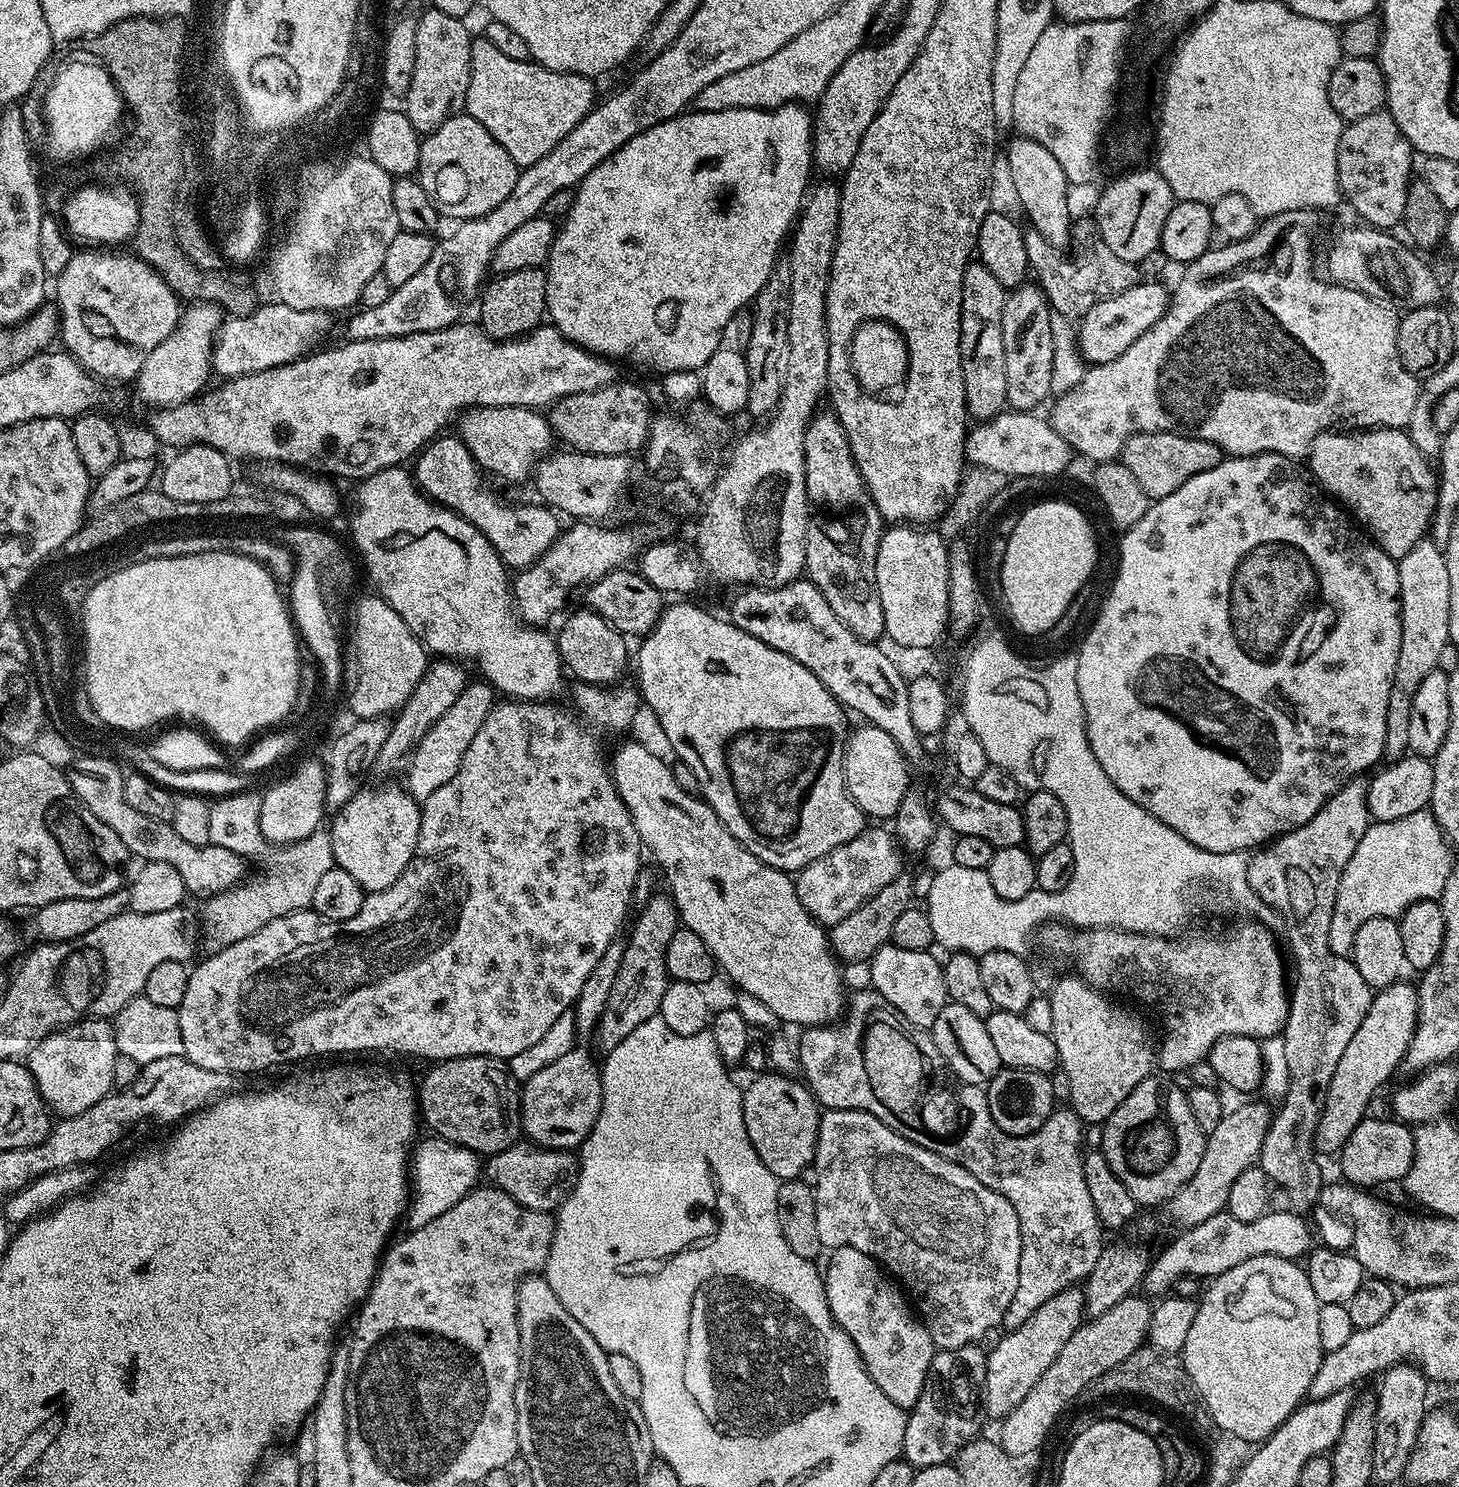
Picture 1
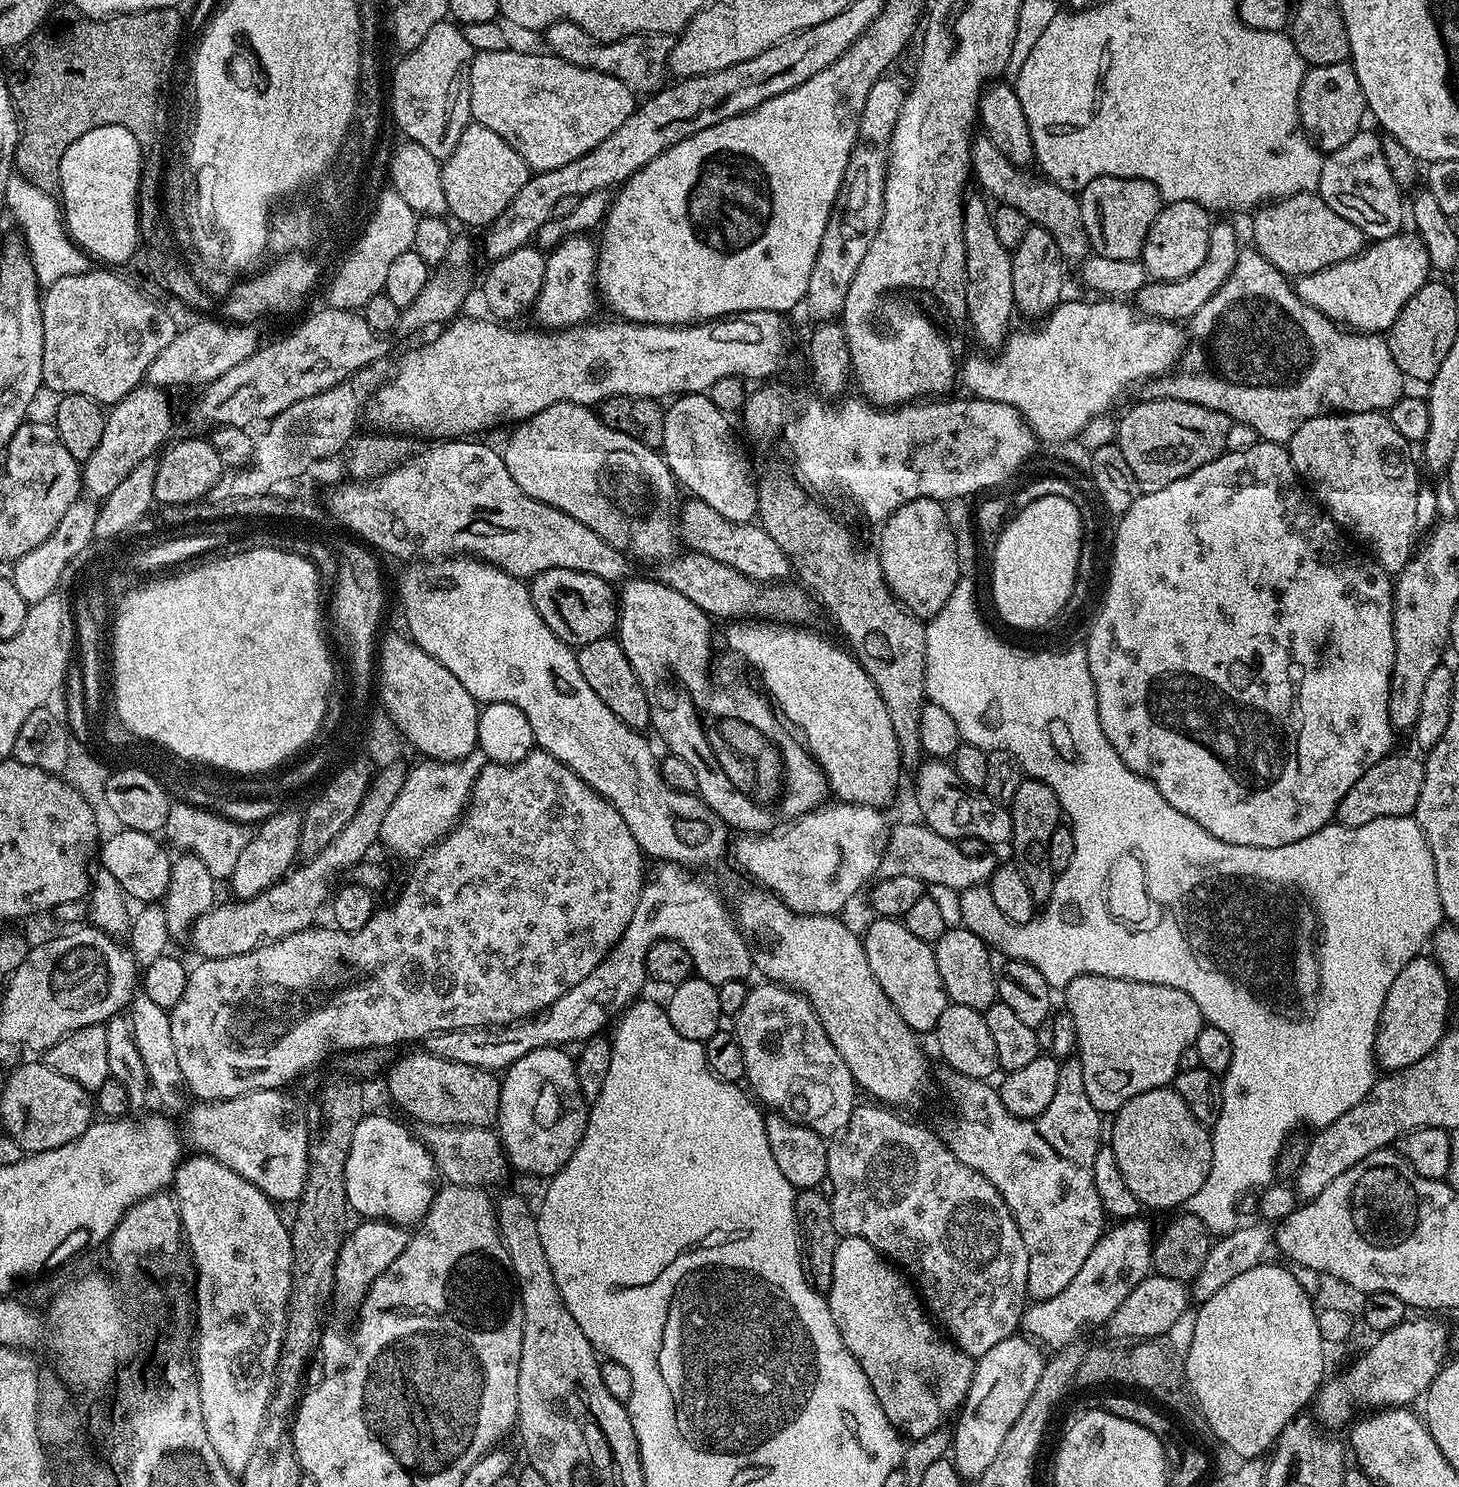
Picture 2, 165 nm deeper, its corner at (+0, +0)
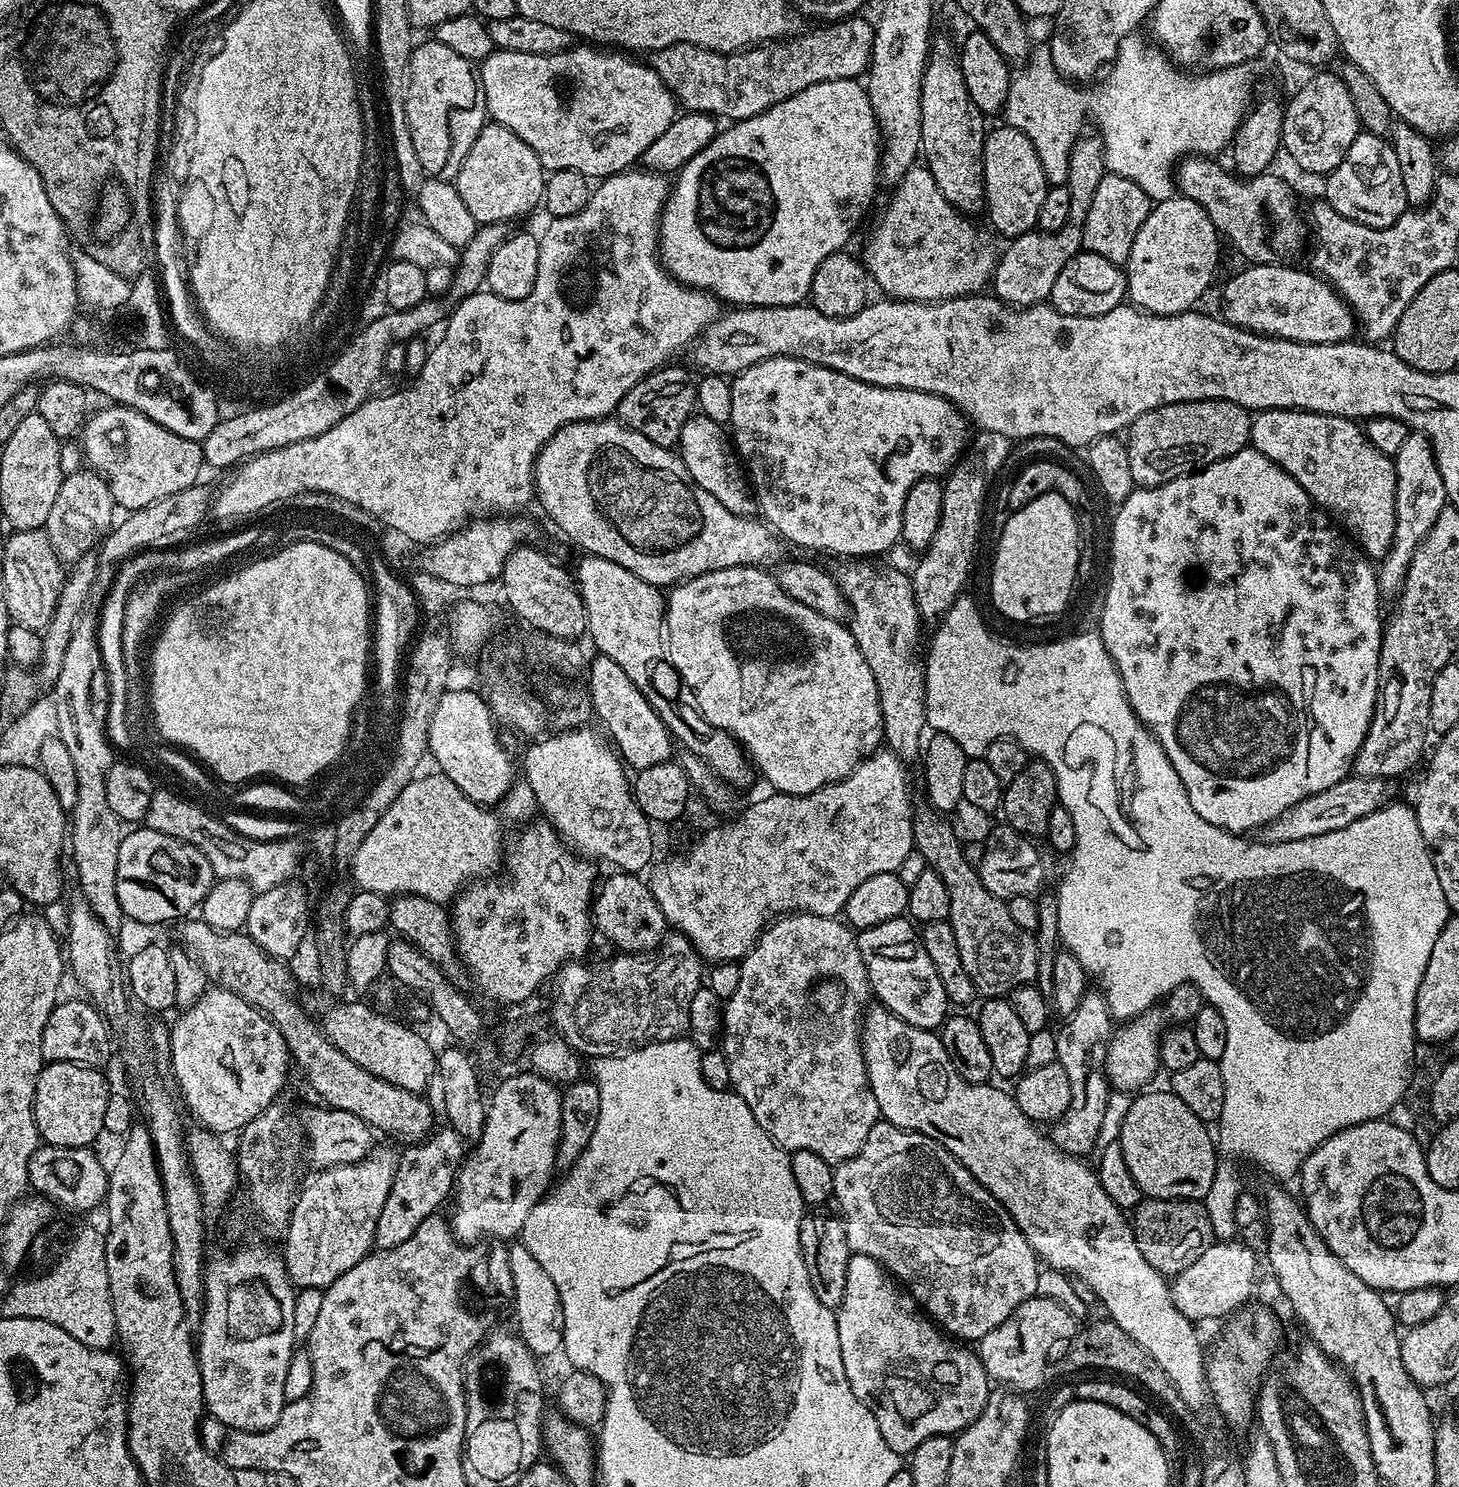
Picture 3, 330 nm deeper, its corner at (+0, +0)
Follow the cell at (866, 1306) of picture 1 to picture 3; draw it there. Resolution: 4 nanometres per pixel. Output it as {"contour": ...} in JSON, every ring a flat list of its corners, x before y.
{"contour":[[855,1254,849,1255,848,1265,846,1266,846,1294,836,1312,836,1325,838,1326,838,1346,842,1346,842,1366,846,1366,846,1378,850,1382,850,1390,854,1390,858,1402,862,1402,874,1414,874,1418,882,1430,882,1438,886,1438,886,1446,890,1446,890,1450,901,1454,910,1454,919,1444,926,1442,926,1438,931,1436,952,1436,963,1432,982,1414,990,1395,990,1381,979,1355,973,1349,972,1352,968,1349,971,1347,965,1346,963,1343,945,1335,925,1315,912,1295,897,1283,892,1273,883,1268,874,1258]]}

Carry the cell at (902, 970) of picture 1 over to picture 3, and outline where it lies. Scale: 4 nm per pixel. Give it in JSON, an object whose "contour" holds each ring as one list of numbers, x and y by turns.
{"contour":[[908,918,882,921,856,936,856,945,866,966,868,986,873,997,910,1026,936,1030,950,1012,948,995,934,970,934,962,926,955,919,931]]}

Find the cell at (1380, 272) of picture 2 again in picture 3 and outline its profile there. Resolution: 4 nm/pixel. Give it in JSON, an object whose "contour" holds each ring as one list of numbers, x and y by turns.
{"contour":[[1288,262,1248,264,1237,276,1230,277,1224,284,1223,319,1236,328,1245,328,1247,332,1259,332,1262,336,1303,344,1337,344,1353,339,1358,321,1352,308,1340,297,1340,293,1323,276,1316,275,1307,267,1291,268,1290,265]]}

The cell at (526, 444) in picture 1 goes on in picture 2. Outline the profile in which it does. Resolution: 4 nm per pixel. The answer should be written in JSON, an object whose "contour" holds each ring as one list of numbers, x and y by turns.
{"contour":[[558,402,519,421,513,428,516,429,502,447,502,455,506,470,510,470,510,478,514,478,530,498,562,510,562,514,570,514,570,518,578,518,582,526,590,526,598,538,610,542,614,550,625,552,633,561,645,560,652,566,677,555,682,488,657,449,606,426,587,404]]}

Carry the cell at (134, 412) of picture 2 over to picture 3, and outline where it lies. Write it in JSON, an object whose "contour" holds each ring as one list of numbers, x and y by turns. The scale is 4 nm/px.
{"contour":[[83,470,84,472,69,471,64,477,64,481,60,484,58,490,58,498,54,498,54,507,50,509,50,518,46,525,46,531,50,542,54,546,54,550,60,556,61,561,65,565,71,566,76,560,82,558,88,552,93,551,104,539,106,533,113,527,112,508,114,509,114,501,108,485,104,483,103,476,97,476,91,470]]}

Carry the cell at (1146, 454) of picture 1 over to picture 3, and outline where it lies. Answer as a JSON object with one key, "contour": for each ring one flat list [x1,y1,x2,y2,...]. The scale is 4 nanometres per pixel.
{"contour":[[1191,400,1158,406,1144,412,1126,429,1126,443,1130,454,1130,474,1141,488,1157,488,1159,484,1170,482,1179,476,1189,476,1201,468,1210,466,1230,454,1238,454,1249,447,1252,416,1249,409,1225,400]]}

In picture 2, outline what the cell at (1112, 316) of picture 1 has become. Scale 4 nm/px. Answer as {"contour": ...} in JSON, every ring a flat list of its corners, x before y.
{"contour":[[1220,222,1213,223,1210,230,1210,246,1202,266,1198,266,1198,270,1194,270,1194,274,1186,274,1186,278,1152,280,1144,284,1142,290,1137,292,1134,297,1135,307,1145,316,1155,316,1157,320,1173,322,1191,320,1194,314,1198,314,1198,310,1202,310,1202,306,1206,306,1206,302,1210,302,1210,298,1214,298,1214,294,1218,294,1222,282,1226,282,1226,278,1230,278,1241,251,1242,245,1240,245,1239,238,1236,237,1235,226,1220,224]]}

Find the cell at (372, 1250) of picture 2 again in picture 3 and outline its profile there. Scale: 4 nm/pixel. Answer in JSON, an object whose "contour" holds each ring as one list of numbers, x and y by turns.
{"contour":[[450,1126,435,1129,424,1140,415,1144,407,1145,404,1152,401,1151,396,1163,396,1172,394,1182,391,1183,390,1193,386,1196,382,1213,378,1216,378,1224,375,1226,375,1238,373,1245,384,1251,386,1249,397,1248,402,1242,406,1242,415,1230,426,1220,426,1218,435,1215,437,1208,448,1196,451,1195,455,1187,456,1173,463,1163,466,1155,466,1146,460,1136]]}

